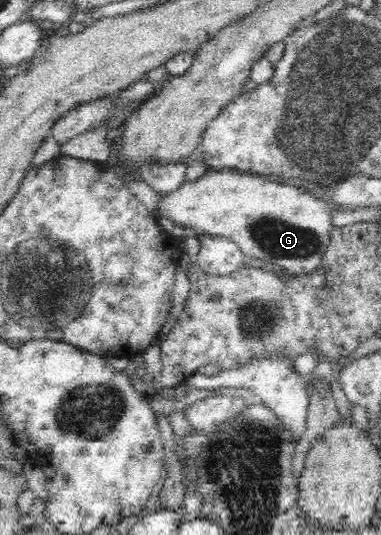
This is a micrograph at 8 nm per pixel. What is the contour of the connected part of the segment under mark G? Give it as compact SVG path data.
M231 168L212 171L208 169L202 177L185 180L178 189L170 193L158 194L160 213L166 215L175 225L183 226L189 232L198 235L204 233L231 239L241 247L246 257L272 261L295 275L315 272L331 243L332 206L320 198L316 199L312 190L302 184L280 183L274 181L273 177L252 171Z

